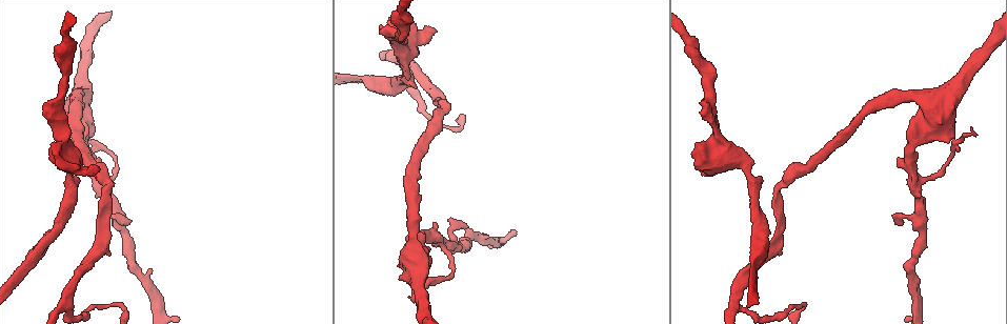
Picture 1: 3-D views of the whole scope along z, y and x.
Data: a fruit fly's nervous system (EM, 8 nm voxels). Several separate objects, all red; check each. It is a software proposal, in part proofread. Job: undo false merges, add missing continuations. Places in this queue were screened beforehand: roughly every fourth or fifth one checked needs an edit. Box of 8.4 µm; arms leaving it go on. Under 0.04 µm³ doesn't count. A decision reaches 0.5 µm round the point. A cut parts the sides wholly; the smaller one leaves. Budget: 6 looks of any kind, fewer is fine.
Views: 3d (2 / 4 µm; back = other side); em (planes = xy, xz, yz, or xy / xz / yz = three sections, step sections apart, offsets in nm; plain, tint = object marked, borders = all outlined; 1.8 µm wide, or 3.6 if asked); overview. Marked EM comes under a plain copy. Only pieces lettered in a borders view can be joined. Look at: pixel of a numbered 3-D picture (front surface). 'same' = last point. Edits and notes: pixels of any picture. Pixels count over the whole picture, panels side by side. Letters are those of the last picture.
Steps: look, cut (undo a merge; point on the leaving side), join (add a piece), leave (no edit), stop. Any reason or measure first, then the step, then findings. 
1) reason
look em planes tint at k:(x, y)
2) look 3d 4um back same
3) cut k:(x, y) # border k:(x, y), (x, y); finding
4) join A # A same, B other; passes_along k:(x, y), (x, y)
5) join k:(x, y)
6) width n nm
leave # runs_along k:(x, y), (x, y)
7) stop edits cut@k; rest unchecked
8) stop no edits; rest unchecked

touches itself
look 3d 2um at 1:(952, 155)

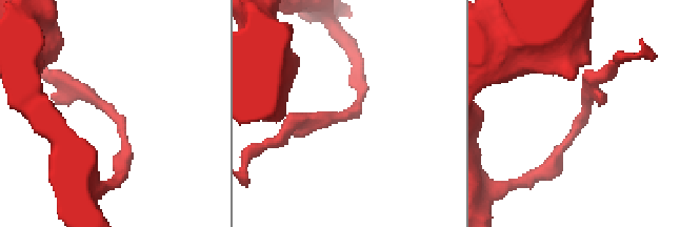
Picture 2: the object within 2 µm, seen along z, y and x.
look em yz step 8 tint at 2:(345, 113)

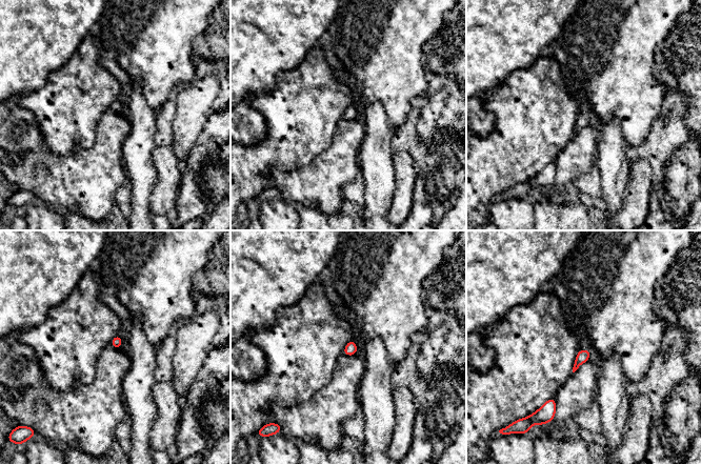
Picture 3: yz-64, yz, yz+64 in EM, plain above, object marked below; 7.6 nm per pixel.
another direction
look em planes borders same

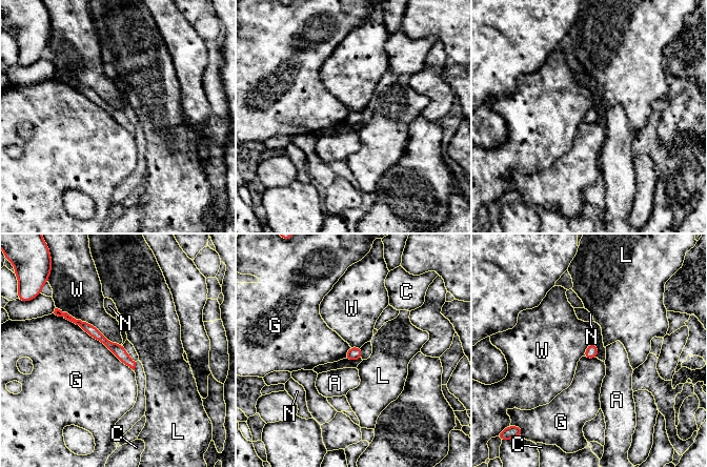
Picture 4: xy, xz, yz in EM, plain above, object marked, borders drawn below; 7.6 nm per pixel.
leave # A other, C other, G other, L other, N other, W other; border 4:(59, 308), (121, 344); one cell here

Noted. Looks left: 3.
free end
look 3d 4um at 1:(903, 221)

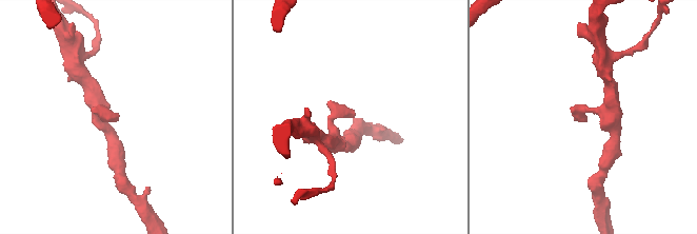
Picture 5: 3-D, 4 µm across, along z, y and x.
look em planes borders at 5:(355, 113)

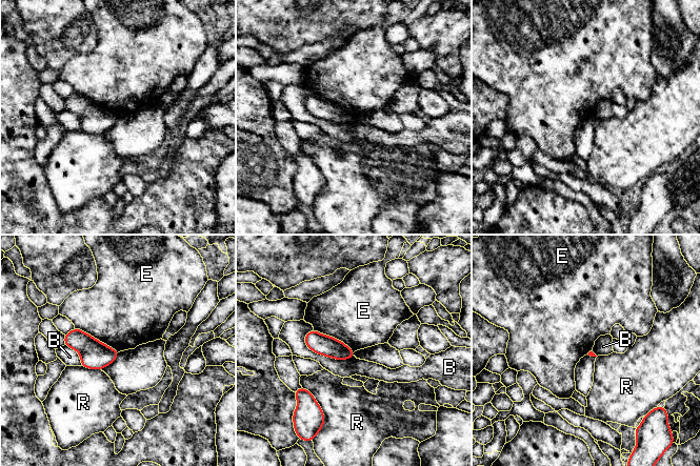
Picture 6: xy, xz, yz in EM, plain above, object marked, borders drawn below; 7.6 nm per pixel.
longest_contact B 420 nm
leave # B other, E other, R other; border 6:(75, 327), (119, 351); none of them fits

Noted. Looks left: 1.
stop no edits; rest unchecked

